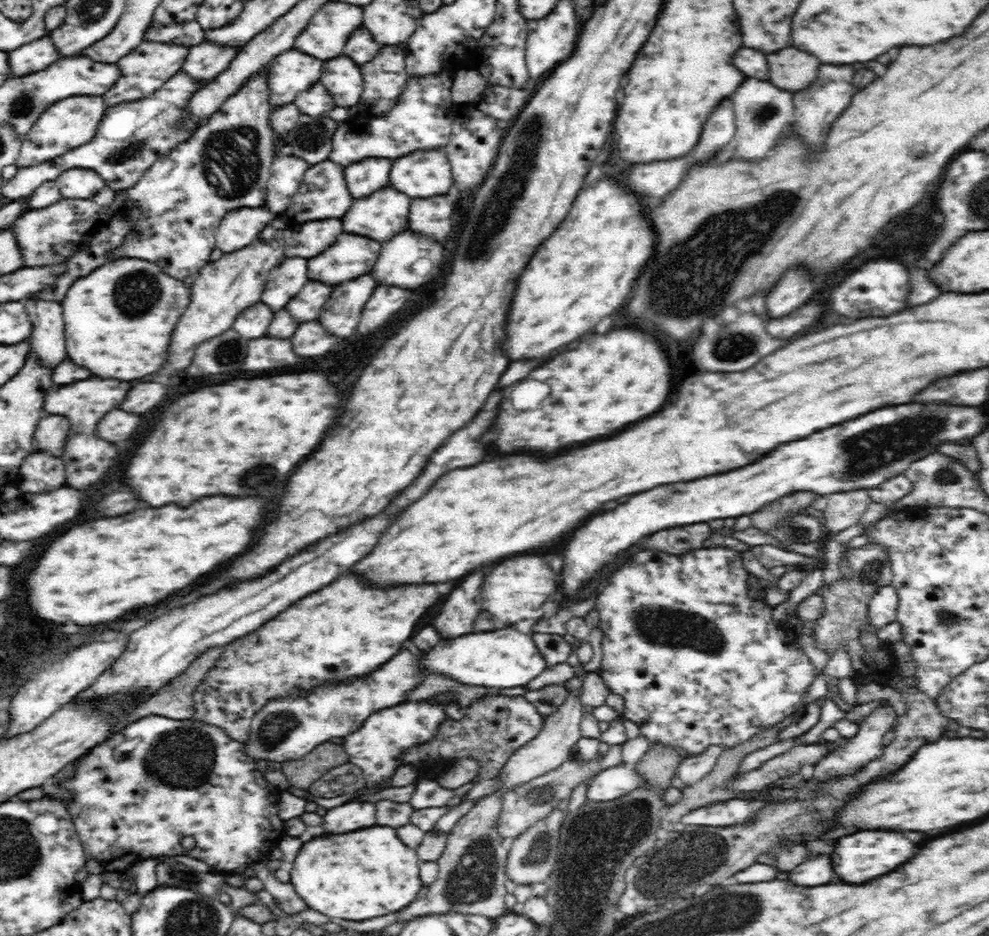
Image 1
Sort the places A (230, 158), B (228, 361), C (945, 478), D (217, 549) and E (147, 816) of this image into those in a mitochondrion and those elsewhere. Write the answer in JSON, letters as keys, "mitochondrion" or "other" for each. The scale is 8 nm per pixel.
{"A":"mitochondrion","B":"mitochondrion","C":"mitochondrion","D":"other","E":"other"}

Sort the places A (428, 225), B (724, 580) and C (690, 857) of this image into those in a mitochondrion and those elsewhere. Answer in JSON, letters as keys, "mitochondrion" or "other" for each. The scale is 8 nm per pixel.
{"A":"other","B":"other","C":"mitochondrion"}

